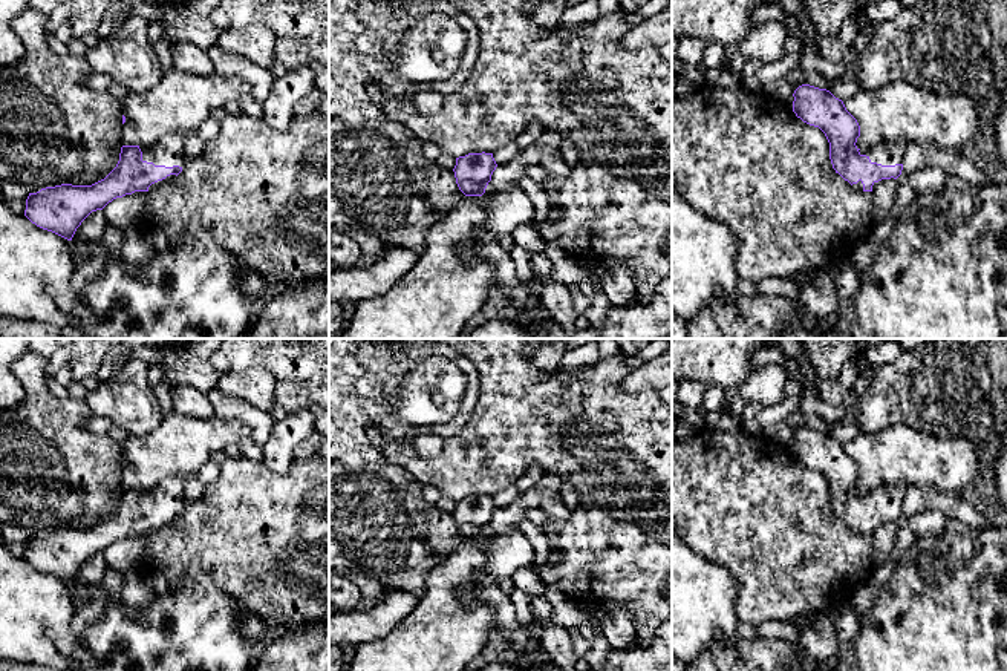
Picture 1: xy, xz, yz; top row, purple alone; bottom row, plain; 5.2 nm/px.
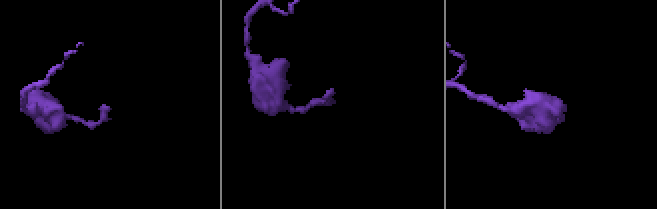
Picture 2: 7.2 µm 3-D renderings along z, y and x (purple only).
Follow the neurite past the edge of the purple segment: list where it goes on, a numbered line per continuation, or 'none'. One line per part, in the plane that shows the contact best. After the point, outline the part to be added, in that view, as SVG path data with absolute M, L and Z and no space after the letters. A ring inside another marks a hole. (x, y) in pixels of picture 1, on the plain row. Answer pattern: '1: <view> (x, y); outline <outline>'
1: xy (169, 494); outline M170 476L152 489L139 489L142 504L153 506L155 509L184 510L187 506L184 487L187 478Z

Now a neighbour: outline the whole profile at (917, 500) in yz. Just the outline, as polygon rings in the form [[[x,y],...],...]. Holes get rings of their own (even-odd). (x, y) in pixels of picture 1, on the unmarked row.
[[[934,486],[909,487],[904,496],[903,516],[908,519],[924,510],[938,510],[946,518],[958,519],[970,529],[987,529],[987,519],[972,506],[964,493],[943,492]]]

